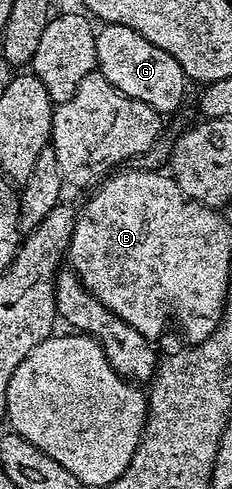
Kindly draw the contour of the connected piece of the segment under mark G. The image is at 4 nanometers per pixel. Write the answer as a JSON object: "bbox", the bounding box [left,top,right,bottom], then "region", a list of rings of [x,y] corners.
{"bbox":[96,25,186,115],"region":[[[104,25],[97,32],[96,68],[118,91],[146,103],[161,115],[174,112],[184,101],[186,78],[178,59],[125,25]]]}

